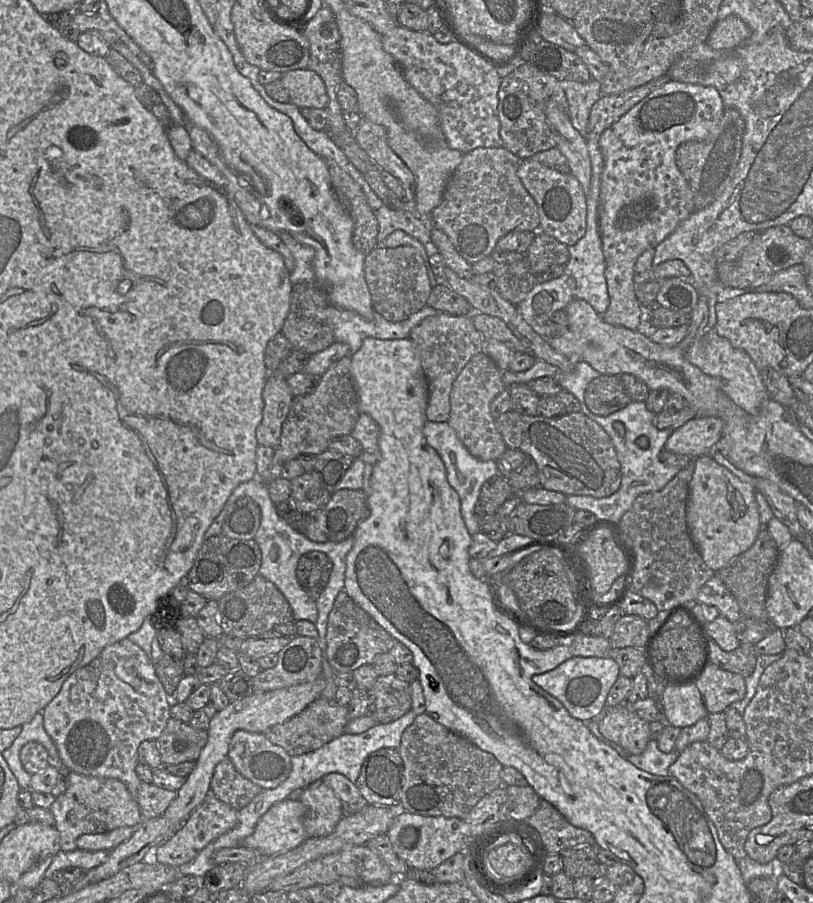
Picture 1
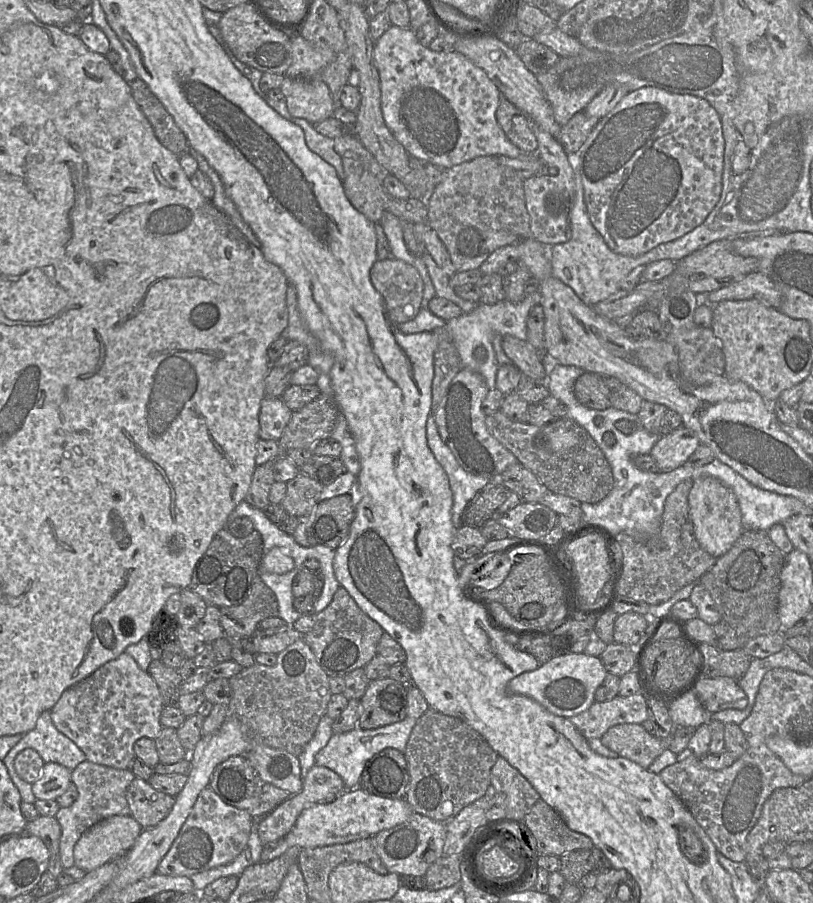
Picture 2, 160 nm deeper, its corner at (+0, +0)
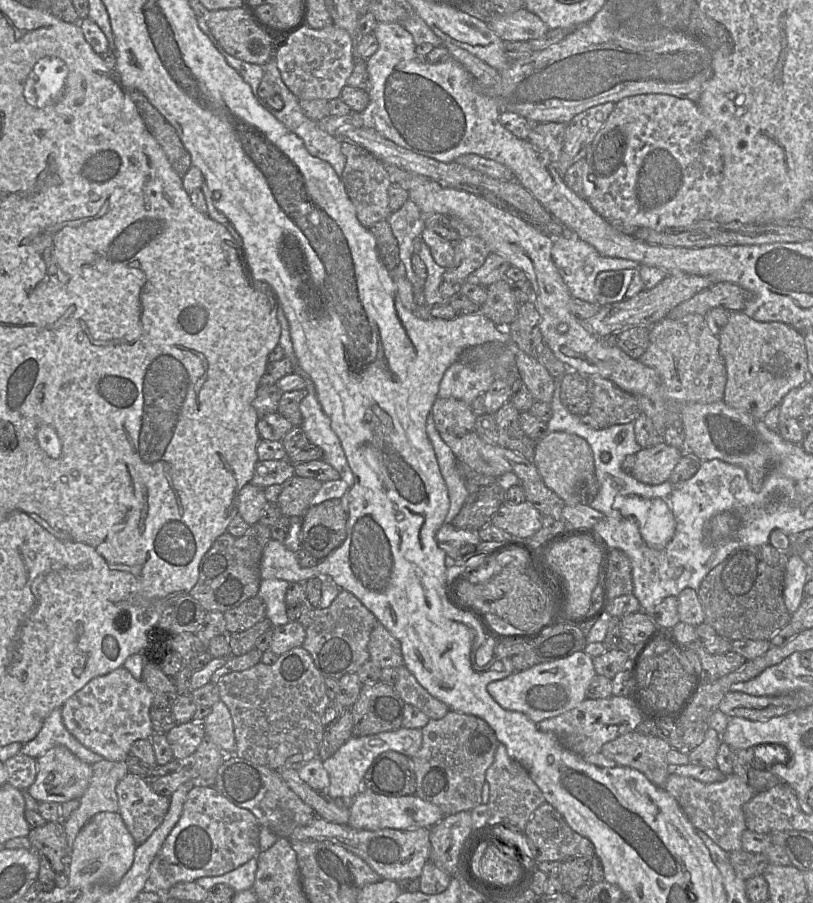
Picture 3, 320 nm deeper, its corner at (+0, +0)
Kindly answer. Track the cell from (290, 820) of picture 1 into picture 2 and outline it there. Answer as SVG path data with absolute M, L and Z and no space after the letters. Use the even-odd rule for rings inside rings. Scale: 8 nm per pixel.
M356 787L338 794L332 802L310 805L302 811L284 837L289 847L315 848L374 837L382 830L404 823L413 813L405 799L389 799Z

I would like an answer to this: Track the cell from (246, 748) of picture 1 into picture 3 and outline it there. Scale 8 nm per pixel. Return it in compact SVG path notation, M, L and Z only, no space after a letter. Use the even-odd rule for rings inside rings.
M278 769L285 783L307 804L317 816L326 821L347 825L350 812L344 799L333 799L327 791L316 791L304 782L295 769Z

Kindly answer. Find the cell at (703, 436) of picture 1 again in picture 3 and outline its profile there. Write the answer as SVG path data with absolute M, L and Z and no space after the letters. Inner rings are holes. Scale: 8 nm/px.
M666 443L643 448L635 454L635 464L630 474L648 485L661 484L669 479L684 452Z

